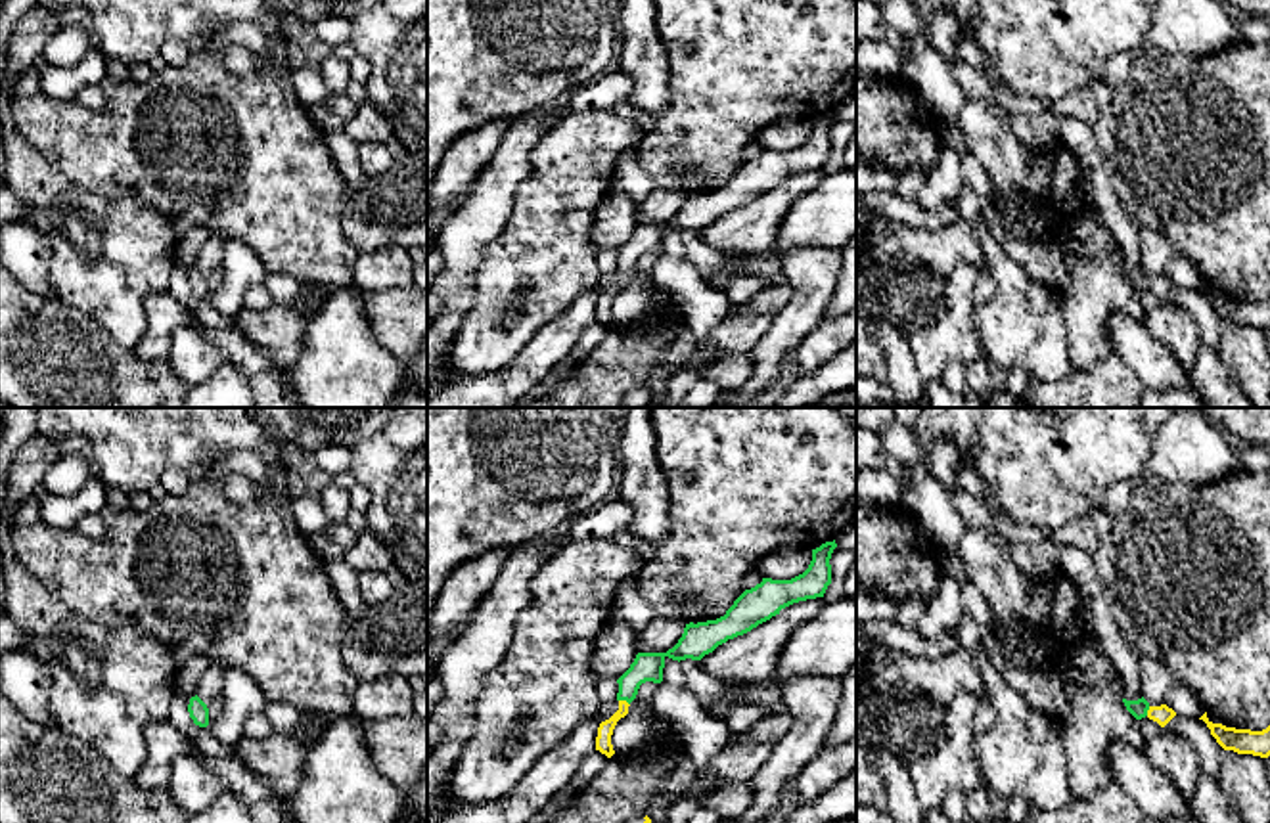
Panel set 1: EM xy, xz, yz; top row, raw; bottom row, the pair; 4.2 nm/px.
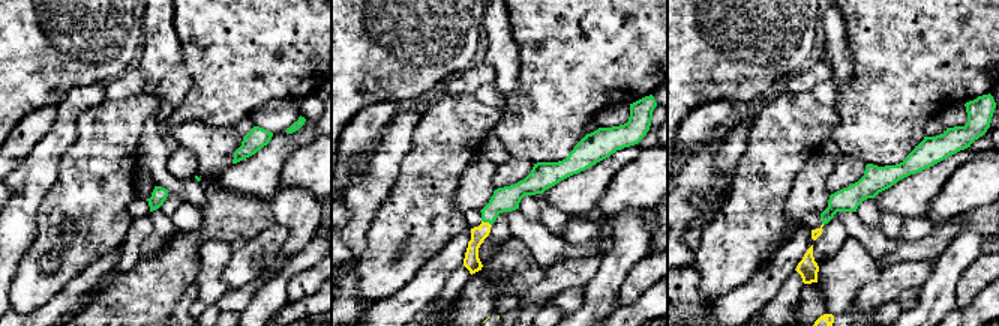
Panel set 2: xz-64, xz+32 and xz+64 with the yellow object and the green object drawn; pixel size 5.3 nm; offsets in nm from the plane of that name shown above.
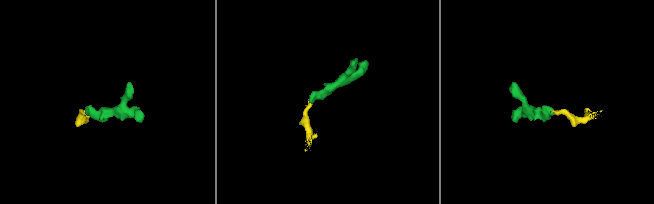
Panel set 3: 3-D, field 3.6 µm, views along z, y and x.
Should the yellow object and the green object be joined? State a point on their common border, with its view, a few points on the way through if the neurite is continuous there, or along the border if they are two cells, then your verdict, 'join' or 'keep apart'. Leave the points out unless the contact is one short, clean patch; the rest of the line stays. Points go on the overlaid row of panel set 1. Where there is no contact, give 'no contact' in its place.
xz (625, 701) | across xz (606, 728), (623, 711), (625, 701), (627, 688), (648, 667) | join

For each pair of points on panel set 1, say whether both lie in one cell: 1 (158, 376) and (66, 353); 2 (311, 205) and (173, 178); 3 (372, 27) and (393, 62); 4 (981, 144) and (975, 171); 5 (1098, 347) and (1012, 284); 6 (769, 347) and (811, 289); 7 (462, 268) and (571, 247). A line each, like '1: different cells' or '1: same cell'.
1: same cell
2: same cell
3: same cell
4: different cells
5: different cells
6: same cell
7: different cells

